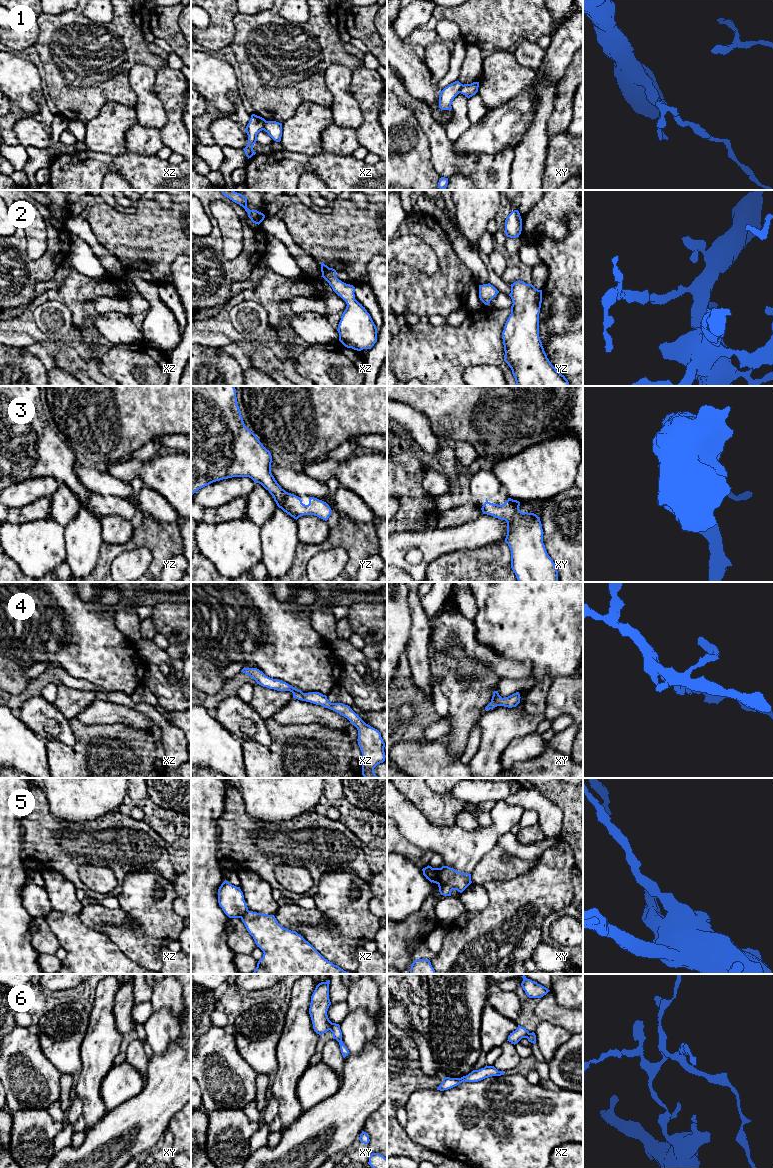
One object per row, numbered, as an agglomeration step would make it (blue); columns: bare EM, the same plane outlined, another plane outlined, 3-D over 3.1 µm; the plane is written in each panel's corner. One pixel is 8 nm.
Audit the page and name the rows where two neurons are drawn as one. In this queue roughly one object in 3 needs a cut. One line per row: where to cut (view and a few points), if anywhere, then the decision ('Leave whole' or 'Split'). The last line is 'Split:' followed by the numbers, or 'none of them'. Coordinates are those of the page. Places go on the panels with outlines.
1: Split along xz (266, 121), (263, 129). Split
2: No split. Leave whole
3: No split. Leave whole
4: No split. Leave whole
5: Split along xy (439, 868), (437, 883). Split
6: Split along xy (332, 1023), (329, 1029). Split
Split: 1, 5, 6

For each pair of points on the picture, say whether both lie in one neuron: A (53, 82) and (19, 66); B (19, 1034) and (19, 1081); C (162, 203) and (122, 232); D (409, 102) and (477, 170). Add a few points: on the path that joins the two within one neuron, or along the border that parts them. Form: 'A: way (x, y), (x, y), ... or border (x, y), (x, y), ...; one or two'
A: border (42, 79), (44, 84); two
B: way (21, 1046), (20, 1069); one
C: border (174, 206), (170, 209), (157, 208); two
D: way (427, 121), (434, 130), (438, 142), (457, 161); one

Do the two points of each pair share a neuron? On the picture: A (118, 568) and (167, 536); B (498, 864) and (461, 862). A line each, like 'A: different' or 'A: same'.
A: different
B: different

